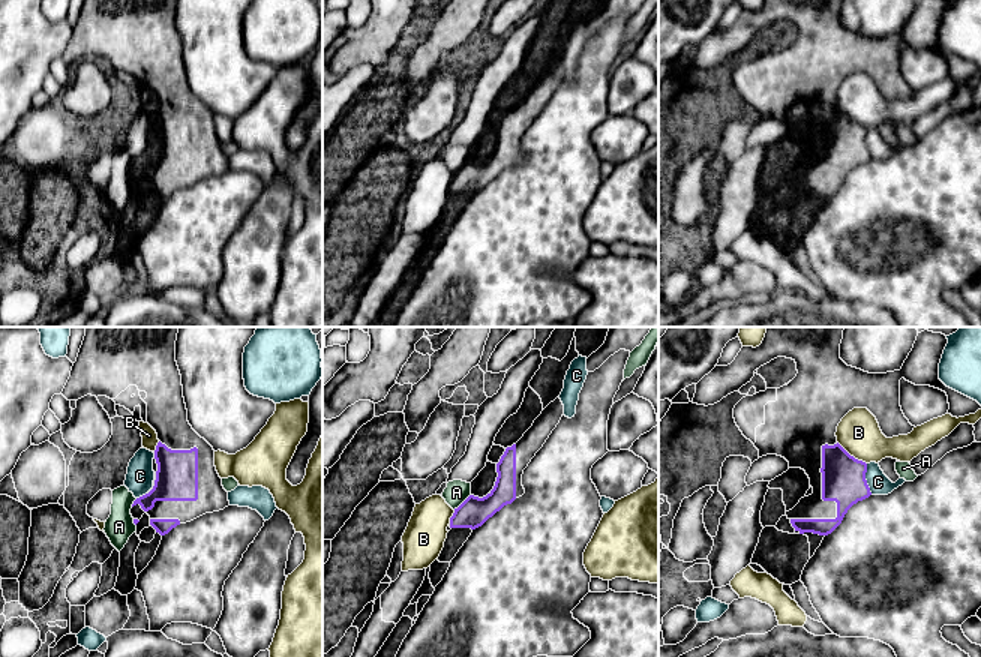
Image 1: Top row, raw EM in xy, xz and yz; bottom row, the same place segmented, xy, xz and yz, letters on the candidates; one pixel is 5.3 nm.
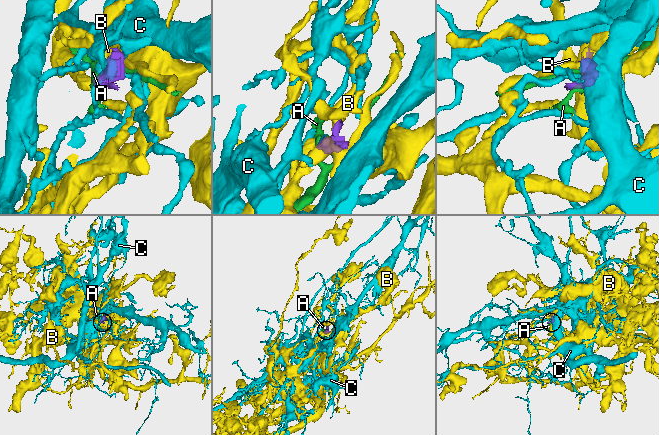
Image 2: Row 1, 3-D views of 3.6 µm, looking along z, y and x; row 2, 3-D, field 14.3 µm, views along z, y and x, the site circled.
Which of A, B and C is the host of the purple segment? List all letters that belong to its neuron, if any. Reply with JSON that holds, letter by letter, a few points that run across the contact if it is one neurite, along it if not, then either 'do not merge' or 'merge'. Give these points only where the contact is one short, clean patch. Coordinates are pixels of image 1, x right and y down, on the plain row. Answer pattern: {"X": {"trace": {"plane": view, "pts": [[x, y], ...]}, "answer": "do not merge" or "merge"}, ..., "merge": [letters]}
{"A": {"answer": "do not merge"}, "B": {"answer": "do not merge"}, "C": {"trace": {"plane": "yz", "pts": [[866, 128], [866, 147], [872, 158]]}, "answer": "do not merge"}, "merge": []}

